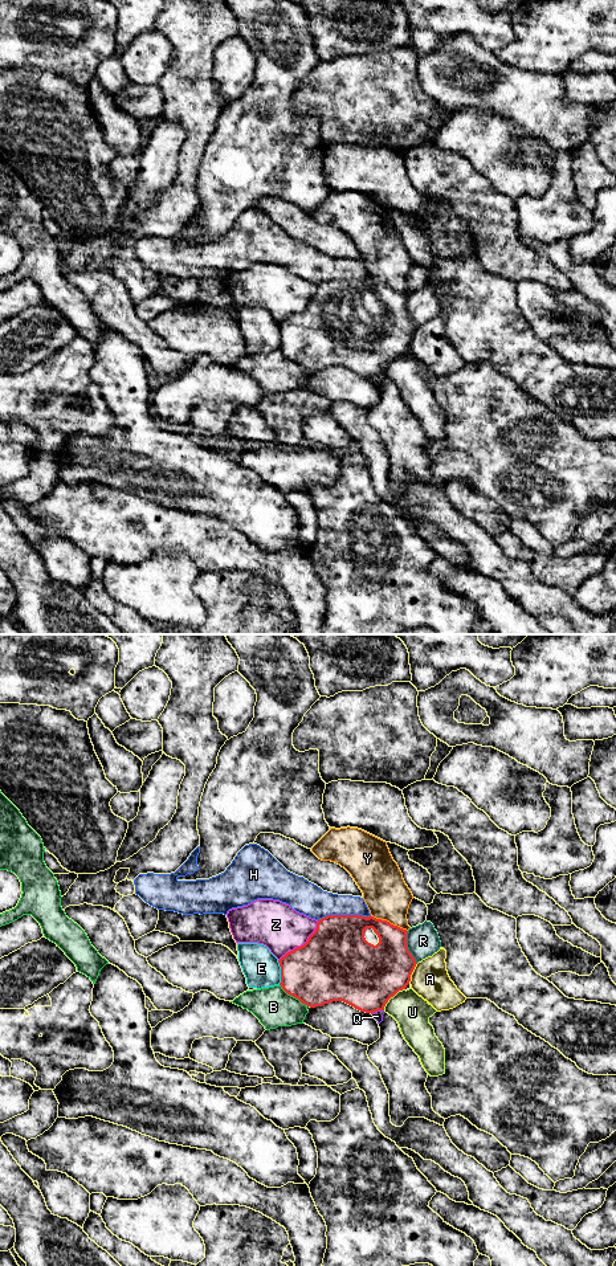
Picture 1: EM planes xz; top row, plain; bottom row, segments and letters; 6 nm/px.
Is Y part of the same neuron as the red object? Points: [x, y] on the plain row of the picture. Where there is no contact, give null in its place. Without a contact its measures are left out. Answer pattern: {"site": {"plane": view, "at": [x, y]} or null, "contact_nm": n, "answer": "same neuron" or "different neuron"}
{"site": {"plane": "xz", "at": [388, 286]}, "contact_nm": 260, "answer": "different neuron"}

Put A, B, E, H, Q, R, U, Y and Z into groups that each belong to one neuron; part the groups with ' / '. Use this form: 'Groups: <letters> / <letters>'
Groups: A / B / E / H / Q Y / R / U / Z

